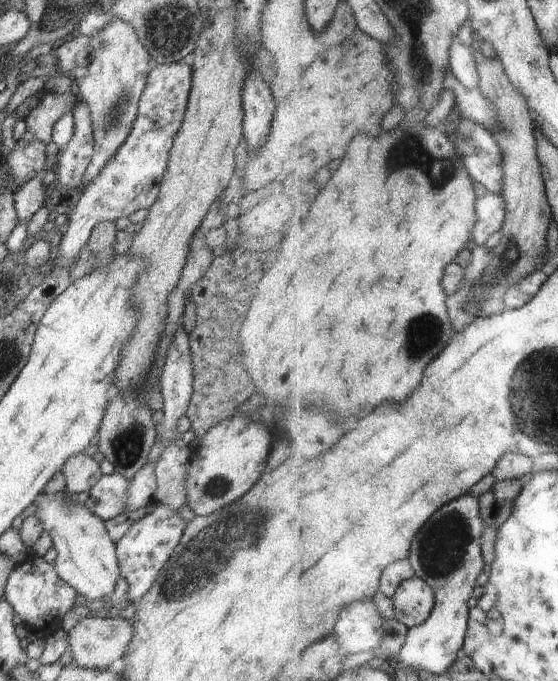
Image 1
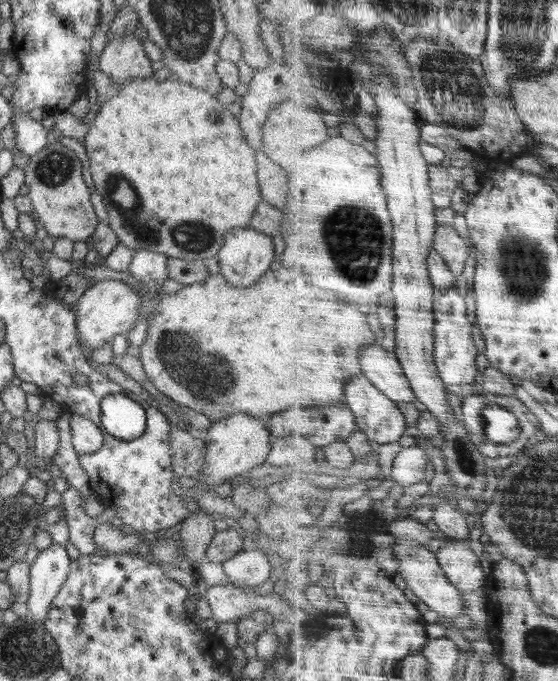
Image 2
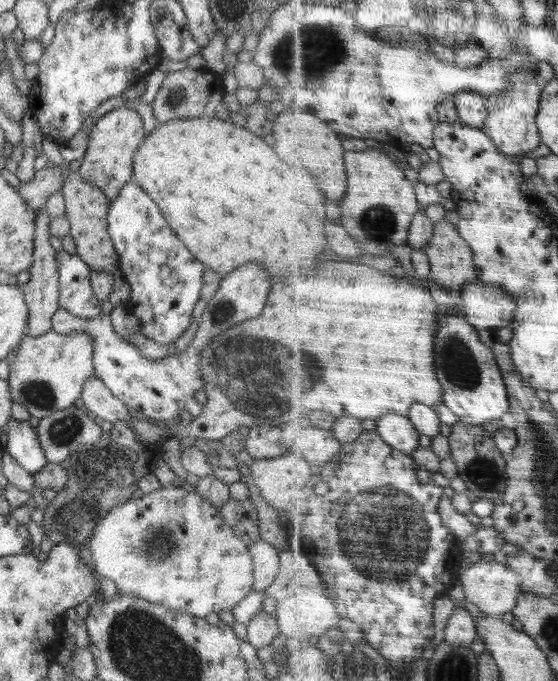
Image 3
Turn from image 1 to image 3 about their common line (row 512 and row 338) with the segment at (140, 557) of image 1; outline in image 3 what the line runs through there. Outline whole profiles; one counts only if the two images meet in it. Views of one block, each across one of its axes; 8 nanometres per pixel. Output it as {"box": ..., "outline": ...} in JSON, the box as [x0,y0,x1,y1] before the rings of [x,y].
{"box":[107,176,206,346],"outline":[[[133,176],[132,180],[122,187],[118,196],[111,201],[107,227],[119,256],[119,269],[126,274],[127,283],[130,285],[130,298],[123,306],[139,320],[141,334],[145,338],[168,346],[177,340],[193,320],[194,307],[201,299],[203,274],[206,266],[194,258],[194,255],[184,246],[184,243],[168,226],[158,205],[138,186],[138,183],[133,180]]]}

